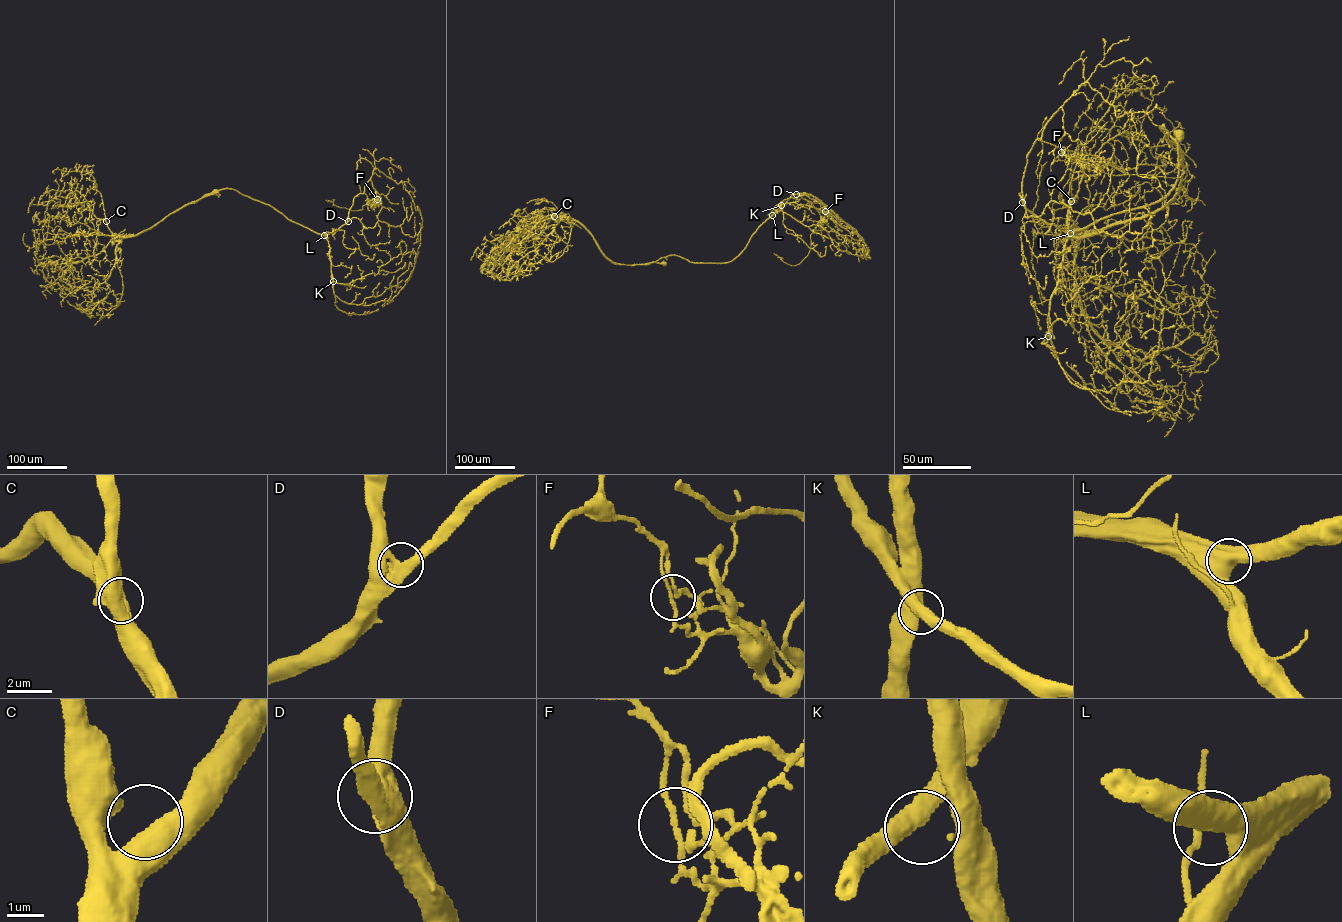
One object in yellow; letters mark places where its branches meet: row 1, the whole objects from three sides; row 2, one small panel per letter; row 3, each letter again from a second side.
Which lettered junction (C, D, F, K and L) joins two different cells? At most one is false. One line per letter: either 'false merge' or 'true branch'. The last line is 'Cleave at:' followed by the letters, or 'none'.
C: true branch
D: true branch
F: false merge
K: true branch
L: true branch
Cleave at: F

